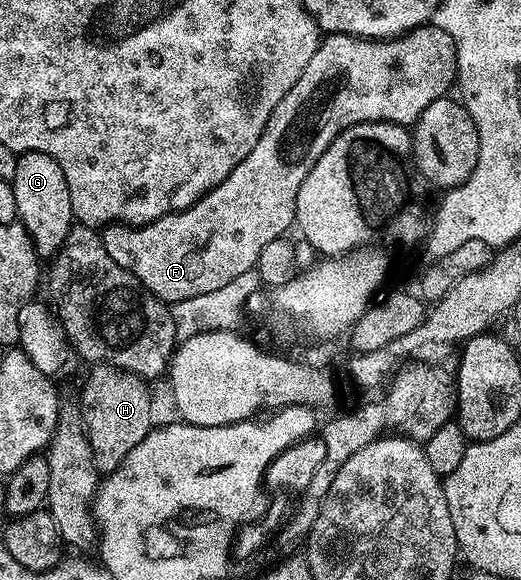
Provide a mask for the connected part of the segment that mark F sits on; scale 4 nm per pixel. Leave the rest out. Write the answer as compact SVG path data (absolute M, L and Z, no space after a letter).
M434 24L419 26L399 38L373 40L349 34L330 34L306 64L306 72L298 76L298 84L282 96L282 104L274 108L258 144L250 148L250 156L210 192L185 210L162 216L145 226L108 224L100 239L110 260L118 268L126 268L156 298L173 304L225 287L233 279L255 267L259 253L275 238L284 238L296 221L298 188L314 168L318 156L342 133L363 122L392 122L395 126L411 127L434 104L453 89L456 80L456 45L442 28Z

